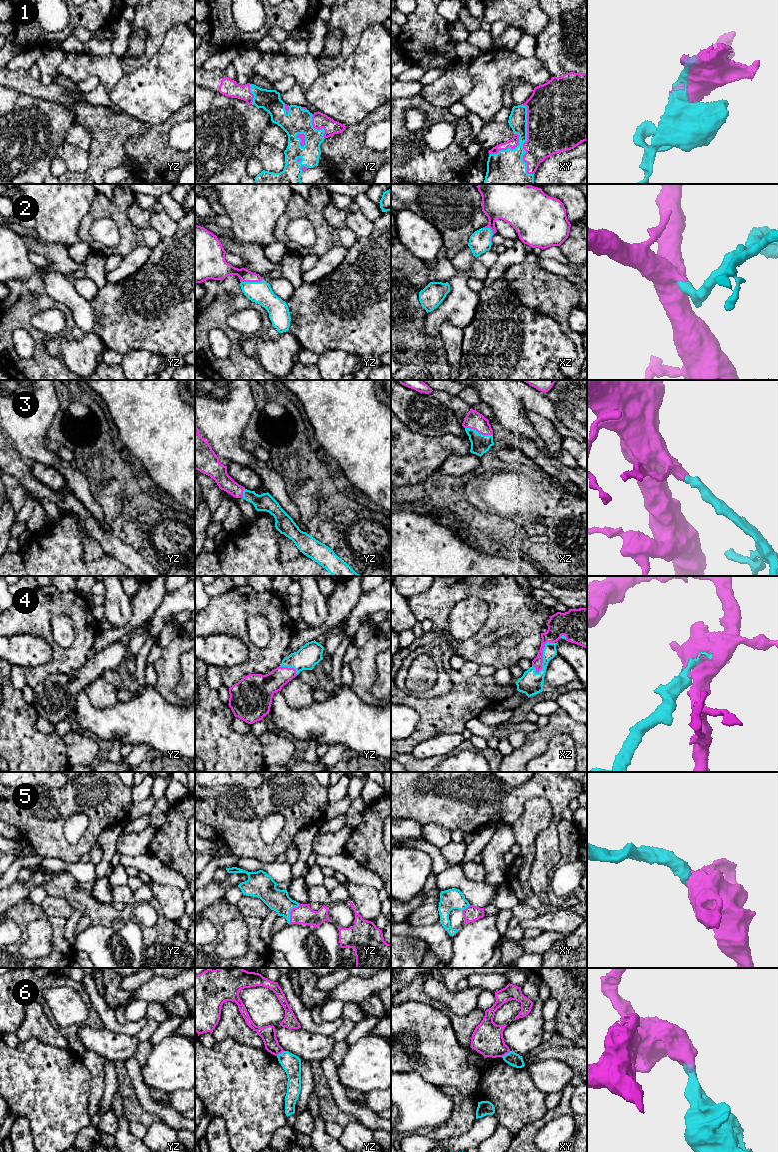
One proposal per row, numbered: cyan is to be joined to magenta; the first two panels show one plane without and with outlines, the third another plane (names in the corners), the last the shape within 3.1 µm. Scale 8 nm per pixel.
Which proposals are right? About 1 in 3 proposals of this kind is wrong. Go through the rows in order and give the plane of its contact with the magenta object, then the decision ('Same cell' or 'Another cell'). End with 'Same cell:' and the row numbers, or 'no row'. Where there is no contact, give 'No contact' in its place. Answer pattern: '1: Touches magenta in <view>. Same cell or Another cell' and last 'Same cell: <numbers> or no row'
1: Touches magenta in xy. Same cell
2: Touches magenta in yz. Same cell
3: Touches magenta in xz. Same cell
4: Touches magenta in xz. Same cell
5: Touches magenta in yz. Same cell
6: Touches magenta in xy. Another cell
Same cell: 1, 2, 3, 4, 5

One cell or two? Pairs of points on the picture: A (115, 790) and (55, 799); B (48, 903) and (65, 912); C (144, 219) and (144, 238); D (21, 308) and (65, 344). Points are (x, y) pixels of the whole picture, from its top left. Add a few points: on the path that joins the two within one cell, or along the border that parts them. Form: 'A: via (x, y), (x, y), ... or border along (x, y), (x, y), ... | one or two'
A: via (100, 791), (85, 791), (70, 799) | one
B: via (52, 905), (61, 908) | one
C: border along (128, 210), (127, 217), (135, 226), (149, 226) | two
D: border along (61, 334), (45, 344), (45, 352), (62, 360) | two

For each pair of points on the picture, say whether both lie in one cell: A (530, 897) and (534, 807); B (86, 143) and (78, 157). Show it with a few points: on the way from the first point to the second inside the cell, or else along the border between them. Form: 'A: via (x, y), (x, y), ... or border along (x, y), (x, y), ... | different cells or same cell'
A: via (522, 875), (522, 864), (527, 855), (527, 829) | same cell
B: border along (65, 141), (87, 152) | different cells

